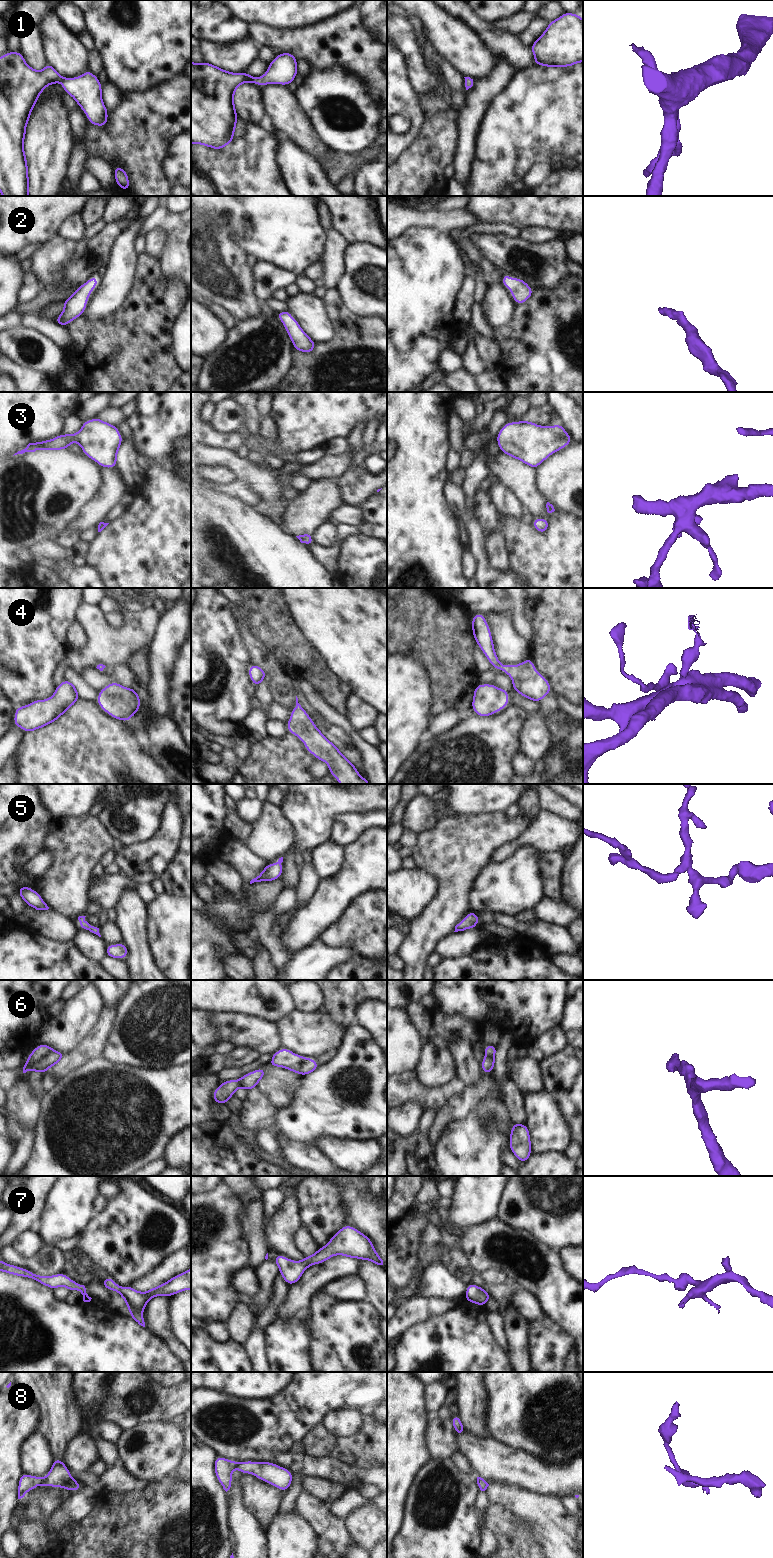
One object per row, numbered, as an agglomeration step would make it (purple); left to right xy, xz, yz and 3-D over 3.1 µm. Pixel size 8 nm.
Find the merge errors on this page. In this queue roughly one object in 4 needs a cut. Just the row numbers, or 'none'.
6, 8

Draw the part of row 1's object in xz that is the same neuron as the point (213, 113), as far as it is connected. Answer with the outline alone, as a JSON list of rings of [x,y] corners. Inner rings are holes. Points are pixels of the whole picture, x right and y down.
[[[290,52],[280,53],[270,63],[266,73],[259,78],[246,72],[233,73],[212,65],[191,61],[191,144],[199,144],[215,150],[223,149],[233,142],[238,115],[234,94],[243,83],[285,85],[294,82],[298,73],[297,58]]]

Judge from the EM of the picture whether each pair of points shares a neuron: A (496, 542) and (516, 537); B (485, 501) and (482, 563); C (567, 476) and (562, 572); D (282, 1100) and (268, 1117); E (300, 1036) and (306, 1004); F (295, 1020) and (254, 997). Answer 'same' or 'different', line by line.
A: different
B: different
C: different
D: different
E: different
F: different

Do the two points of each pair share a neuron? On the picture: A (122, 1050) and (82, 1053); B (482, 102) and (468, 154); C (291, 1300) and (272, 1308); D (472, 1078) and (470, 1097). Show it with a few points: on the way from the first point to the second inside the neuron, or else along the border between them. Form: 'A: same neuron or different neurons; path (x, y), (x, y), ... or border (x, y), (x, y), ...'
A: different neurons; border (113, 1029), (104, 1055)
B: same neuron; path (470, 115), (468, 118), (468, 141)
C: different neurons; border (289, 1286), (284, 1302), (276, 1316)
D: different neurons; border (484, 1075), (477, 1085), (467, 1088)

